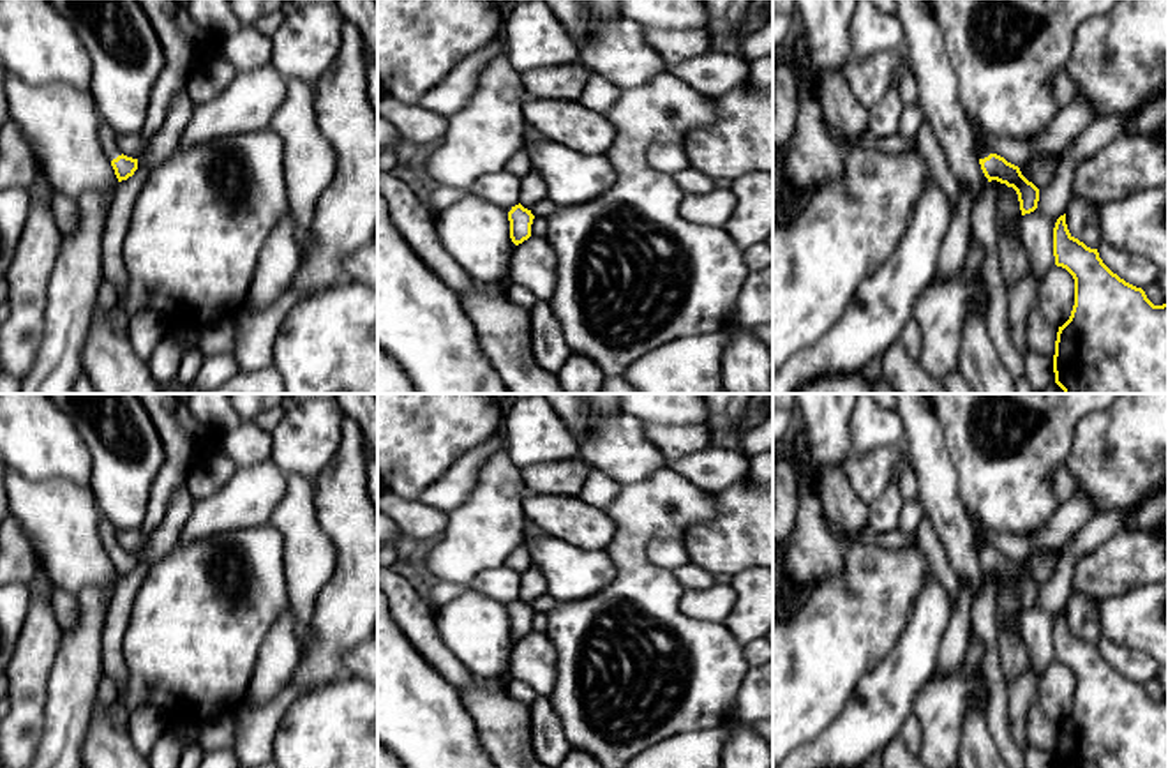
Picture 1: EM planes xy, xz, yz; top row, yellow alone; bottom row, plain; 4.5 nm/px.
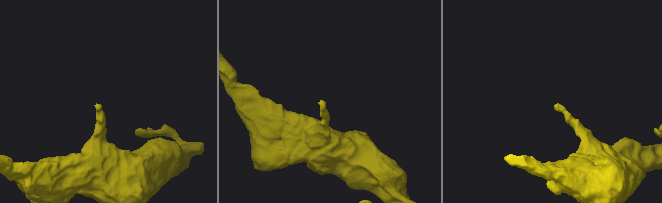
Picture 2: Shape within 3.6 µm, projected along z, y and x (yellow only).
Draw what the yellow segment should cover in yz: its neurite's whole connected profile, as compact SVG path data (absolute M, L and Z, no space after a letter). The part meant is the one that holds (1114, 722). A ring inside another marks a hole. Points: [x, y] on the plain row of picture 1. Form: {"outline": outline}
{"outline": "M1066 609L1053 623L1053 651L1074 674L1074 701L1057 727L1053 768L1168 768L1168 697L1154 701L1142 683L1113 669L1097 644L1069 629Z"}

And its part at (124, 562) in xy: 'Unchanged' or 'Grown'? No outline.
Grown

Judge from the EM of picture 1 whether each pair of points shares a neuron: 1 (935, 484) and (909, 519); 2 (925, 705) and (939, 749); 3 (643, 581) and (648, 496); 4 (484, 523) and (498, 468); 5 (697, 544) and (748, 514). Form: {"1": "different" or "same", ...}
{"1": "different", "2": "same", "3": "same", "4": "same", "5": "same"}

